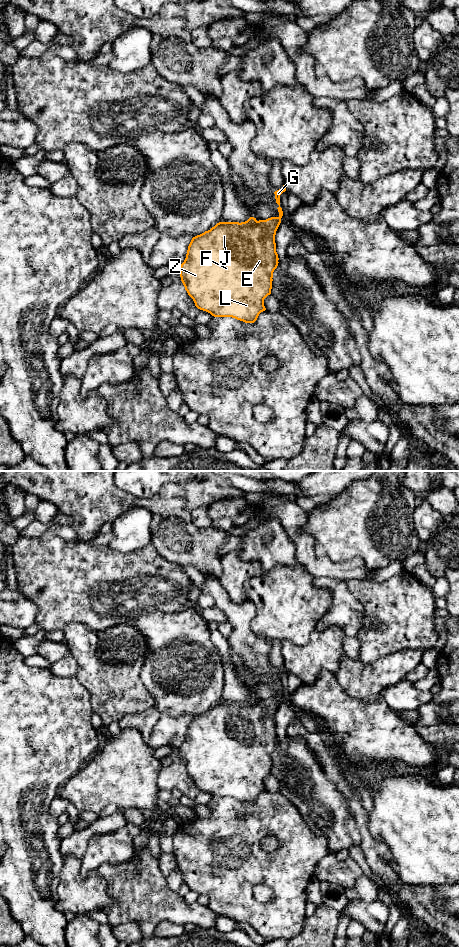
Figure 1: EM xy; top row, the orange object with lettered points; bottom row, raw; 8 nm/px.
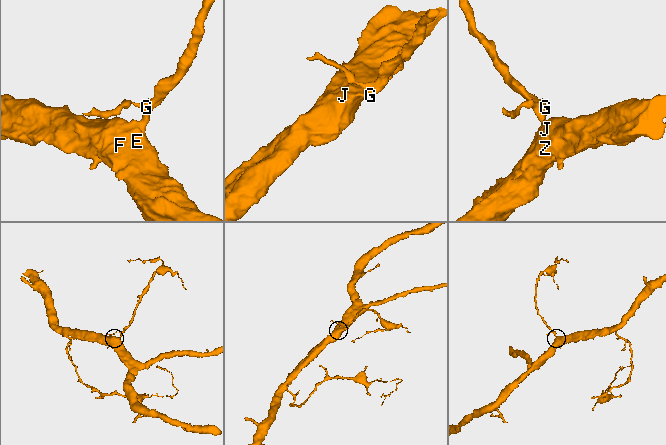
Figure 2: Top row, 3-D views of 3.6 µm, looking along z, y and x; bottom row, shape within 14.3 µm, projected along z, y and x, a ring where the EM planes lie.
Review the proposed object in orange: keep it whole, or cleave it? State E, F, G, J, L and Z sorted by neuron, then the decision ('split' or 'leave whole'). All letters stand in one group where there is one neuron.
groups E F G J L Z; leave whole

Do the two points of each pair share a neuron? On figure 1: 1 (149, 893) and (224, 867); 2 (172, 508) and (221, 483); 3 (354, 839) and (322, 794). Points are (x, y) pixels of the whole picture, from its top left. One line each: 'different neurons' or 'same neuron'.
1: different neurons
2: different neurons
3: same neuron

